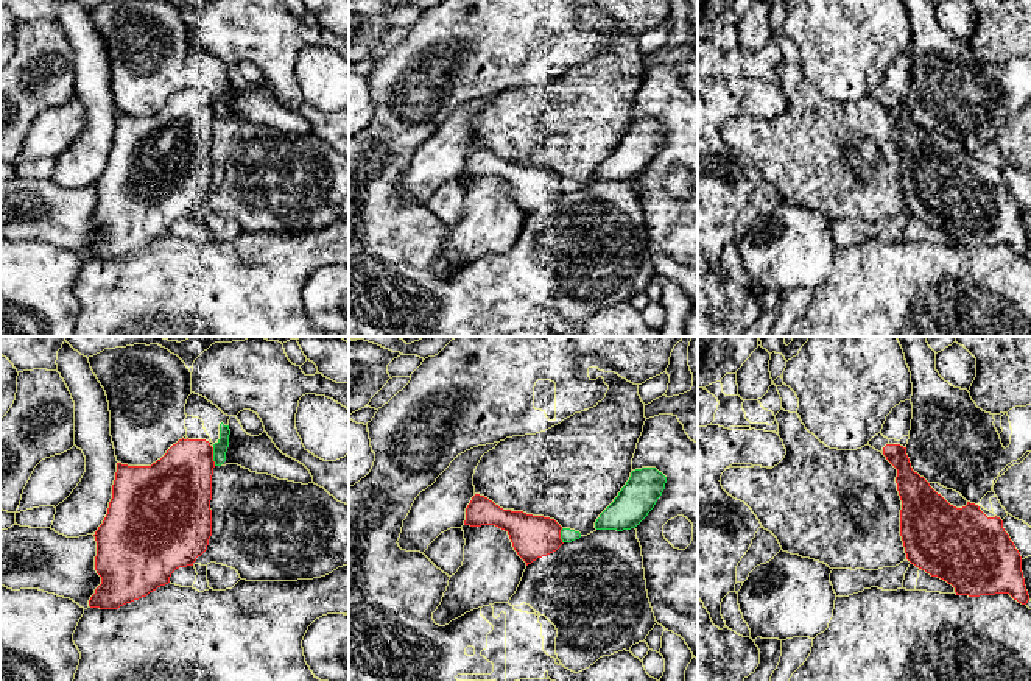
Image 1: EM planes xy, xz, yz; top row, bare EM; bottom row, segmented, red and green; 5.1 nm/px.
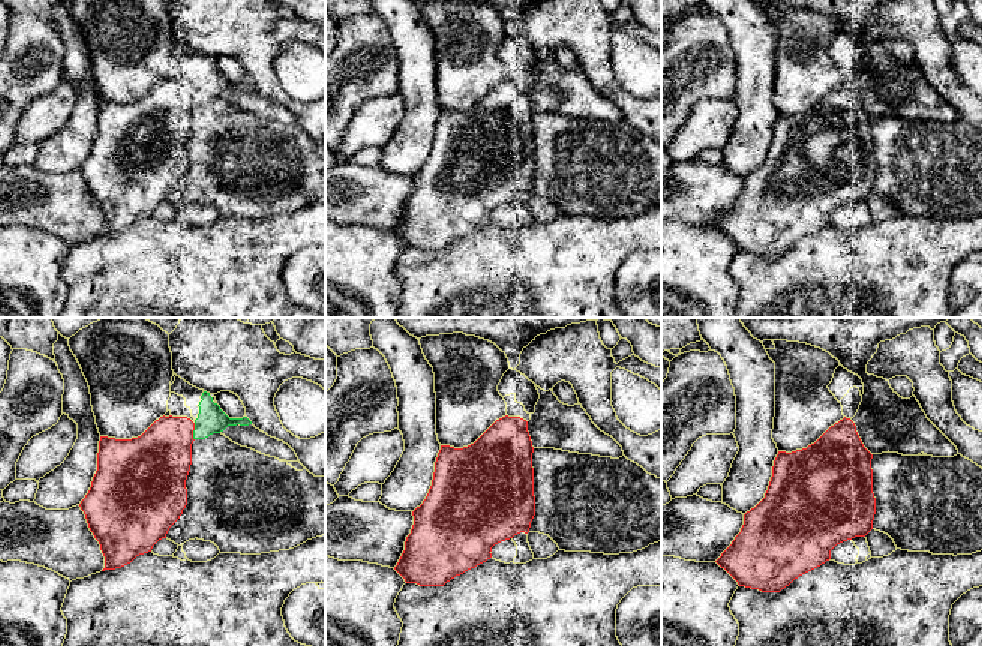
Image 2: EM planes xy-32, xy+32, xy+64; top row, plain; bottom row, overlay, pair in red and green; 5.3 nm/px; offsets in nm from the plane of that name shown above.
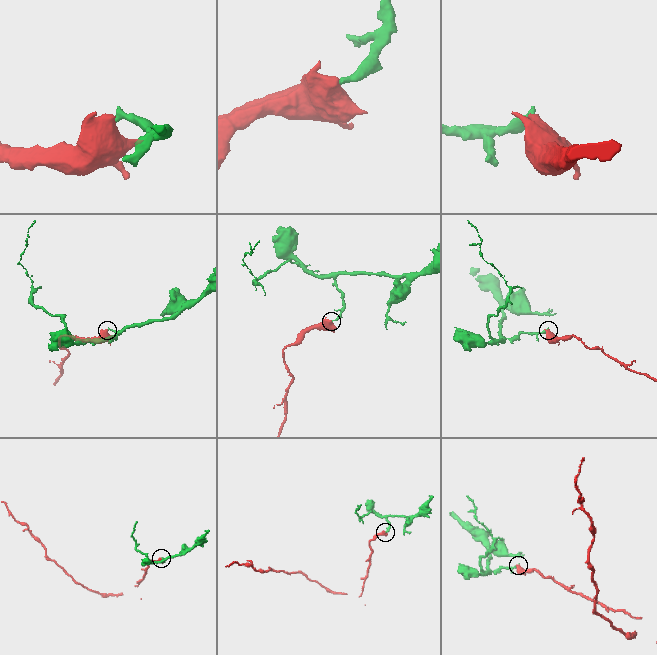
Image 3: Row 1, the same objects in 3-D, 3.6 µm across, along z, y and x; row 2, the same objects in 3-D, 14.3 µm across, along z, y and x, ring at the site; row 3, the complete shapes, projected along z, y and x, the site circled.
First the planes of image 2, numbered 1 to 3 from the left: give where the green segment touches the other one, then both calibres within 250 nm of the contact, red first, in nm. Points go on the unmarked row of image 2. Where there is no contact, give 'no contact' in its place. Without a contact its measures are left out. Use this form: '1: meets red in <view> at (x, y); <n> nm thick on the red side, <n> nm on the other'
1: meets red in xy-32 at (192, 96); 340 nm thick on the red side, 150 nm on the other
2: no contact
3: no contact

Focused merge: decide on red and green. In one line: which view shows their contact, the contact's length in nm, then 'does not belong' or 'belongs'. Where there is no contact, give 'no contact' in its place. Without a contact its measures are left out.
xy | 100 nm | does not belong

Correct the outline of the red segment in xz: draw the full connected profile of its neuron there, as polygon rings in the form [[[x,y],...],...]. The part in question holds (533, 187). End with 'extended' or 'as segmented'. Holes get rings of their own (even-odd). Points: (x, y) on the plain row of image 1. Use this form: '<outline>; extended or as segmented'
[[[475,145],[467,156],[464,176],[495,176],[505,181],[526,217],[556,203],[564,195],[562,178],[554,170],[503,161],[480,145]]]; as segmented

